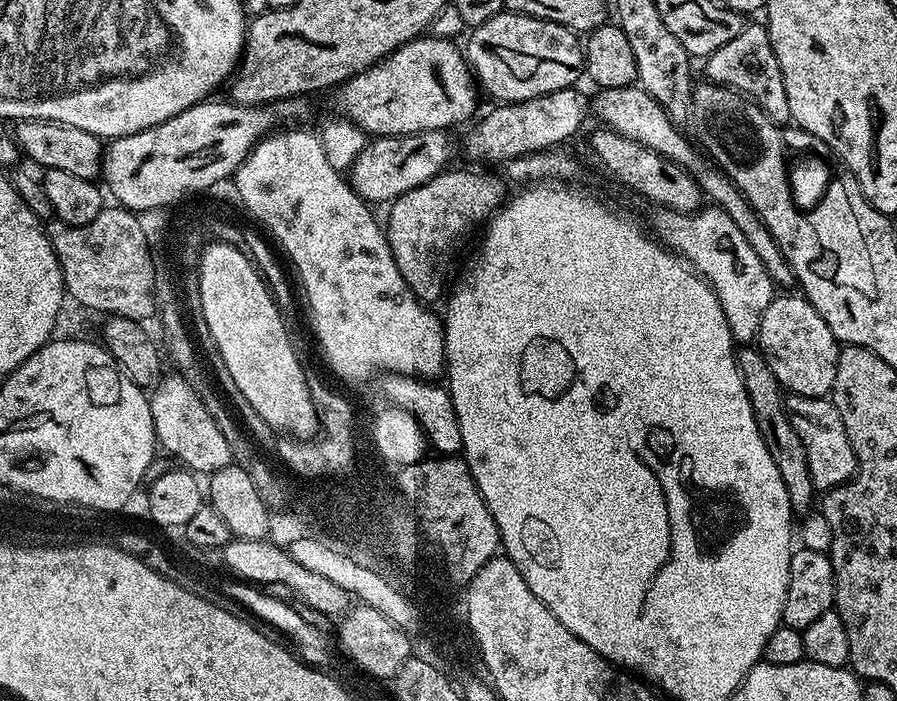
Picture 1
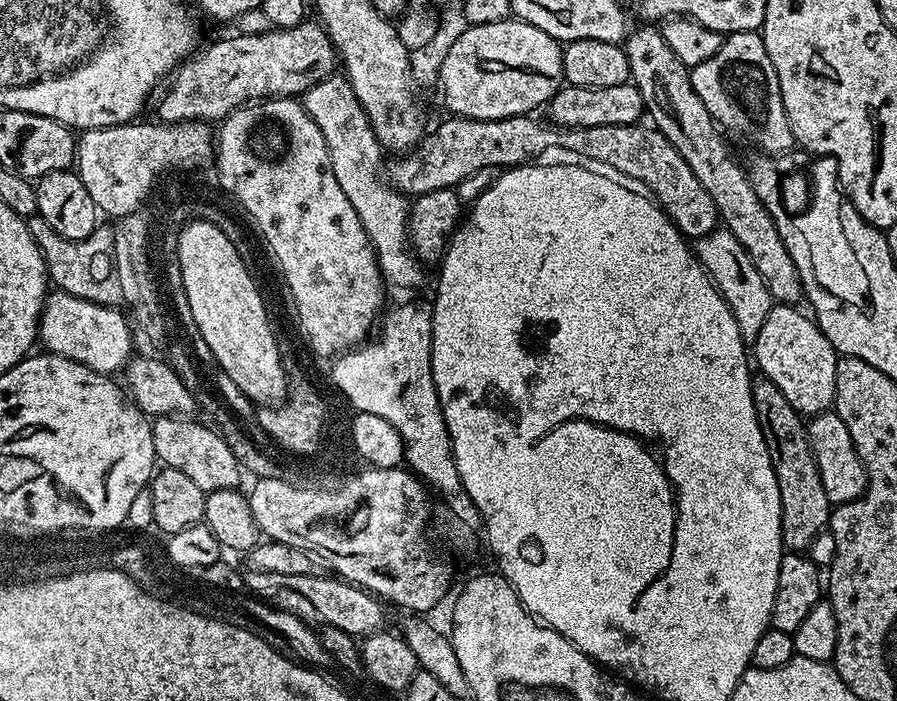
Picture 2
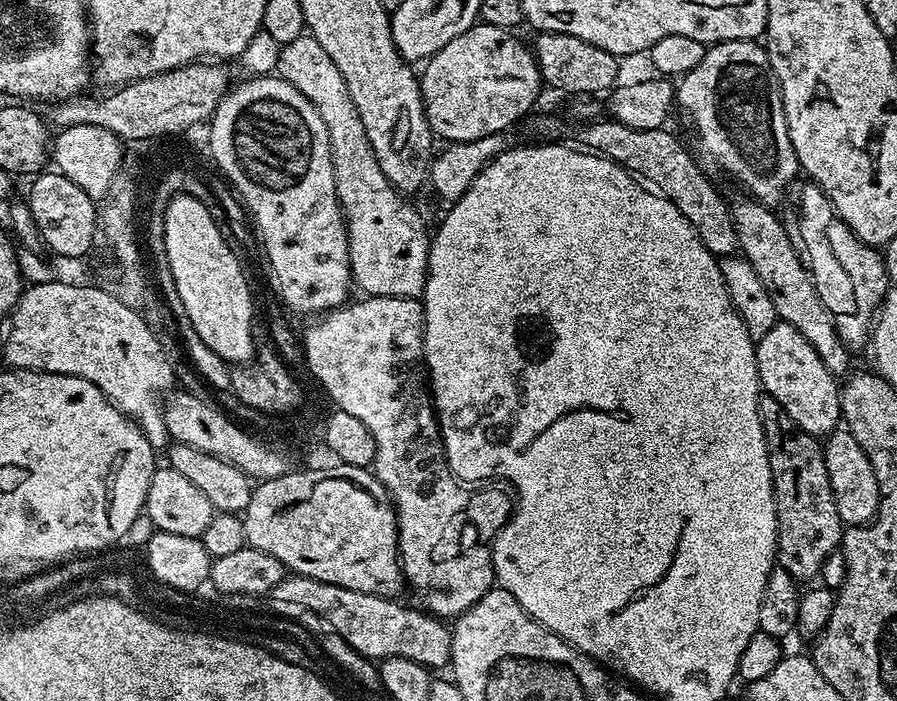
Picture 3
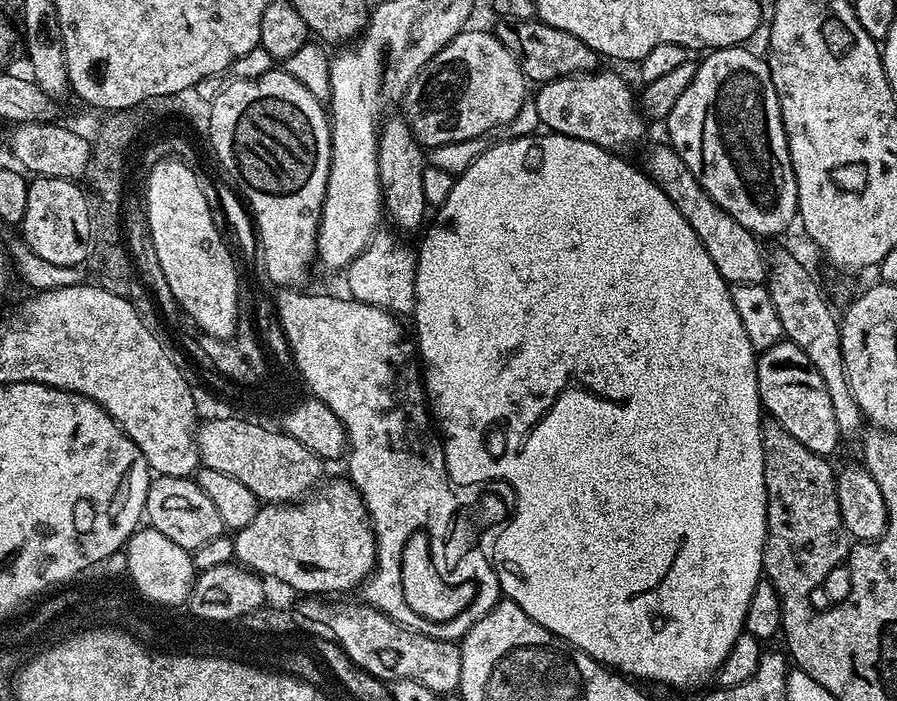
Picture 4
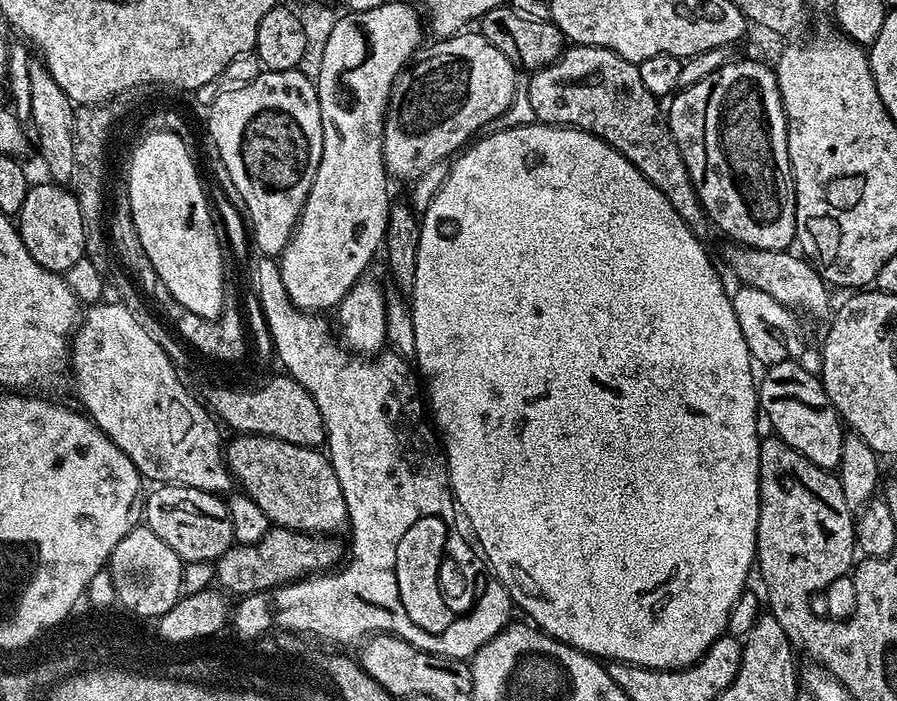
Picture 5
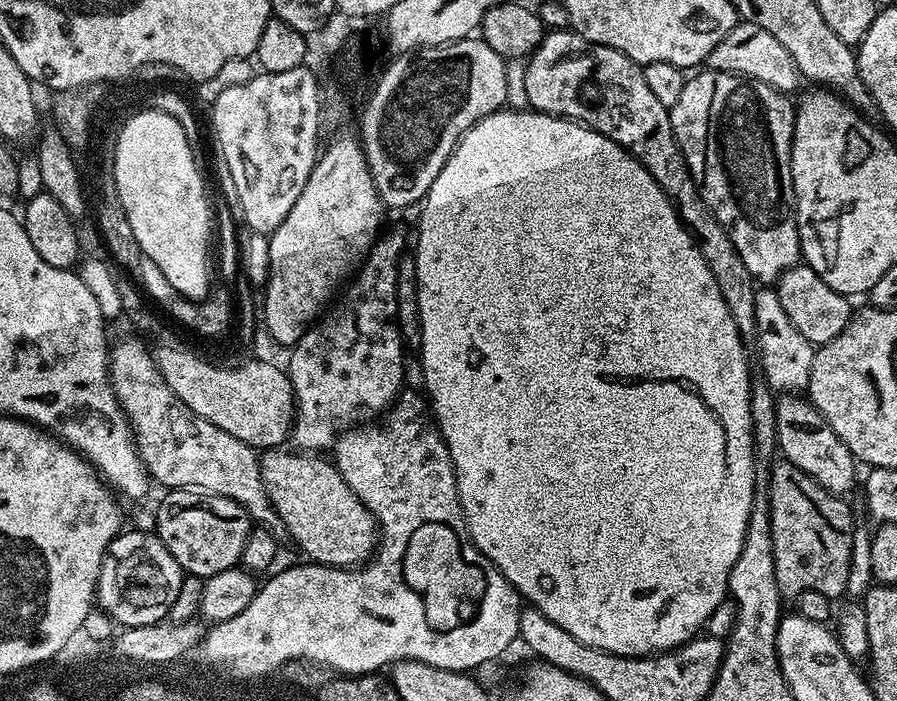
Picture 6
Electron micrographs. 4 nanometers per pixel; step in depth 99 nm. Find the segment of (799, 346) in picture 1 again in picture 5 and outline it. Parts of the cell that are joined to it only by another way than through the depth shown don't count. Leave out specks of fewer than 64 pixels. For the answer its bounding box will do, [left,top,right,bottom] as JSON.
[758,359,846,470]

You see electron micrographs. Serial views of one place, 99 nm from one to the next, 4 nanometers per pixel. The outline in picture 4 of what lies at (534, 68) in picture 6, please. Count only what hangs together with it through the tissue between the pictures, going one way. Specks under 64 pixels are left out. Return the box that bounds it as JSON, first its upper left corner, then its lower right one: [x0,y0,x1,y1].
[534,72,646,150]

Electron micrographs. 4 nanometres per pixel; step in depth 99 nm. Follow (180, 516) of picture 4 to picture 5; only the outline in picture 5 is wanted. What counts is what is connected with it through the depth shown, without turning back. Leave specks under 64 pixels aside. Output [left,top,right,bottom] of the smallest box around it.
[142,484,233,562]

